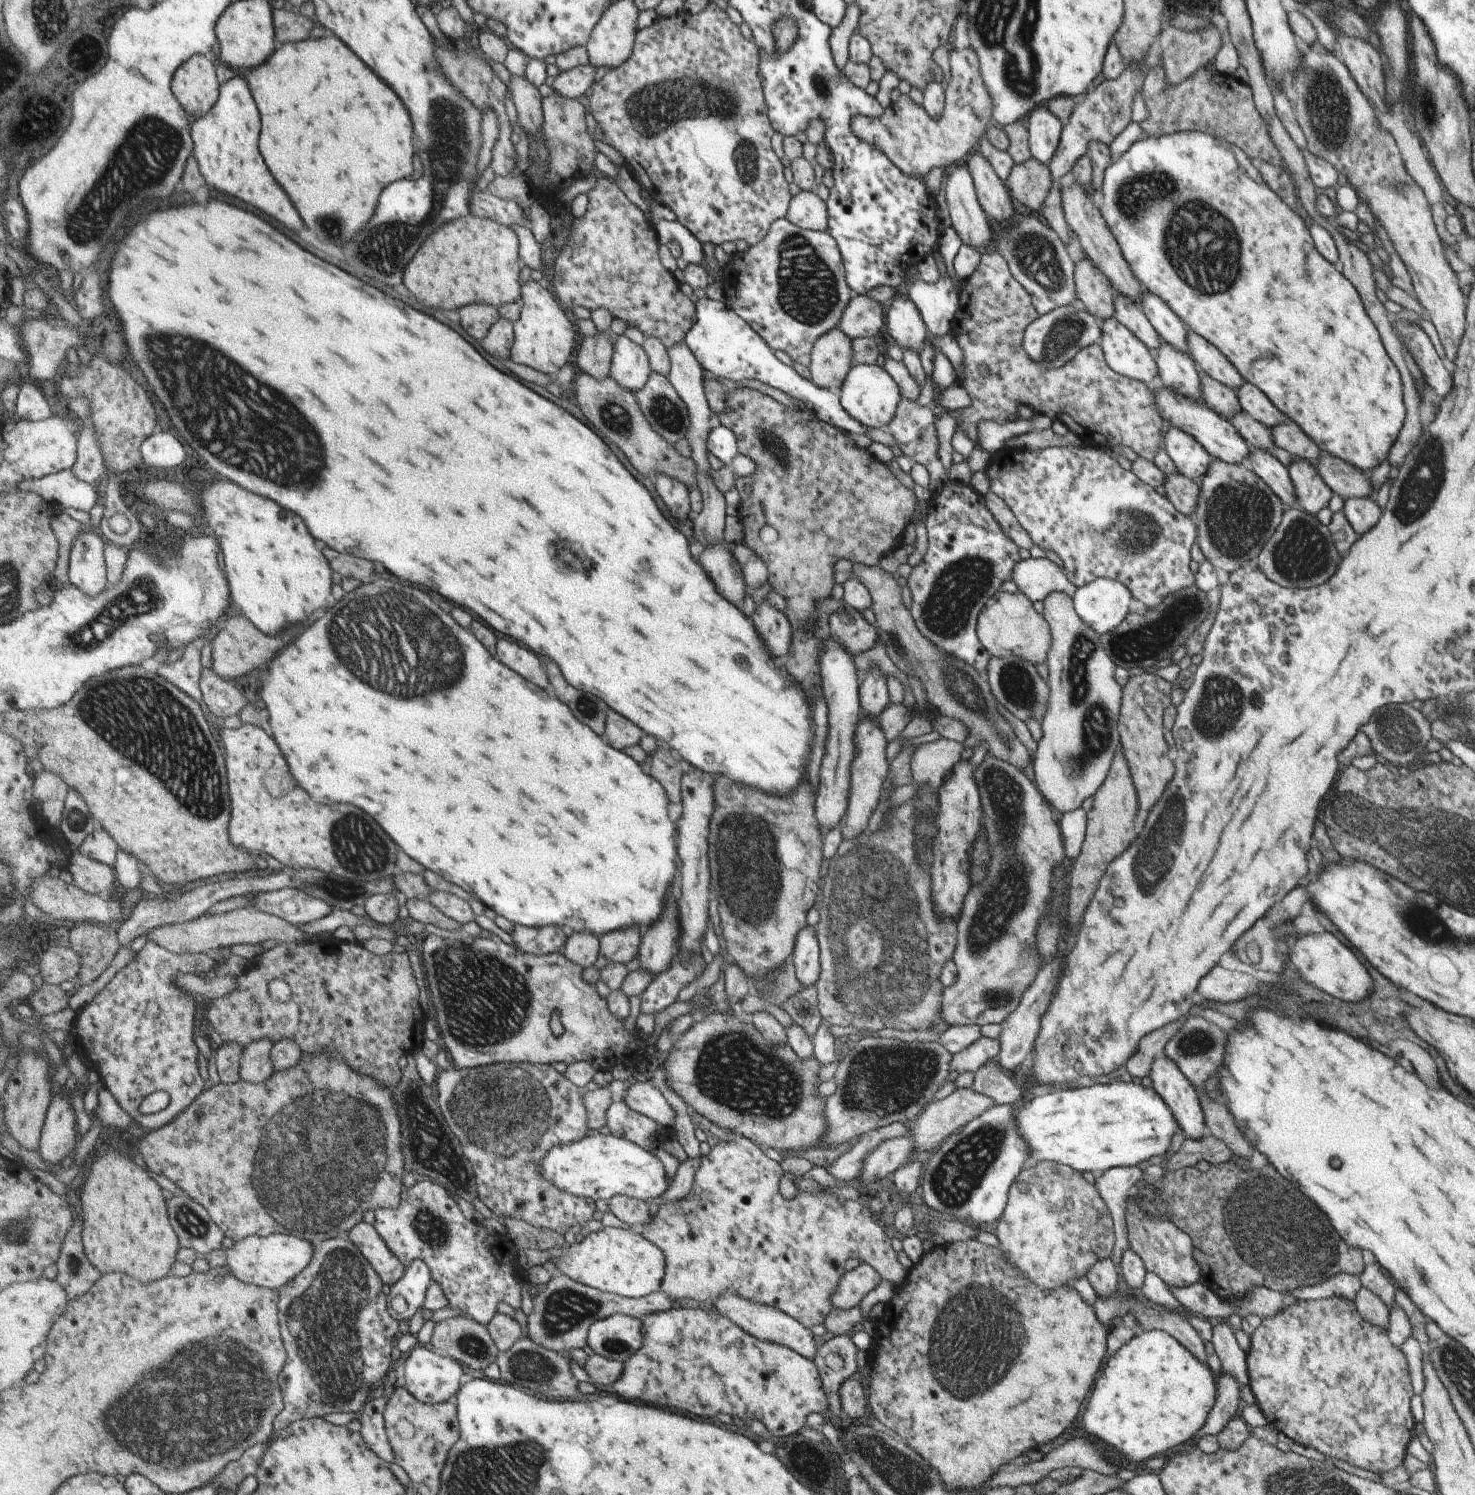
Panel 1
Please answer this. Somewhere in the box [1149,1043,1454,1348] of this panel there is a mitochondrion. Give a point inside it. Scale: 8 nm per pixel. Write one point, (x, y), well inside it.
(1273, 1232)

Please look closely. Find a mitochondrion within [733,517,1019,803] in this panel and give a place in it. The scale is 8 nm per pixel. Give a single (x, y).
(947, 610)

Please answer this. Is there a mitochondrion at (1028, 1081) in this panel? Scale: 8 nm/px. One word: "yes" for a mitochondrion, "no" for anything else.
no

